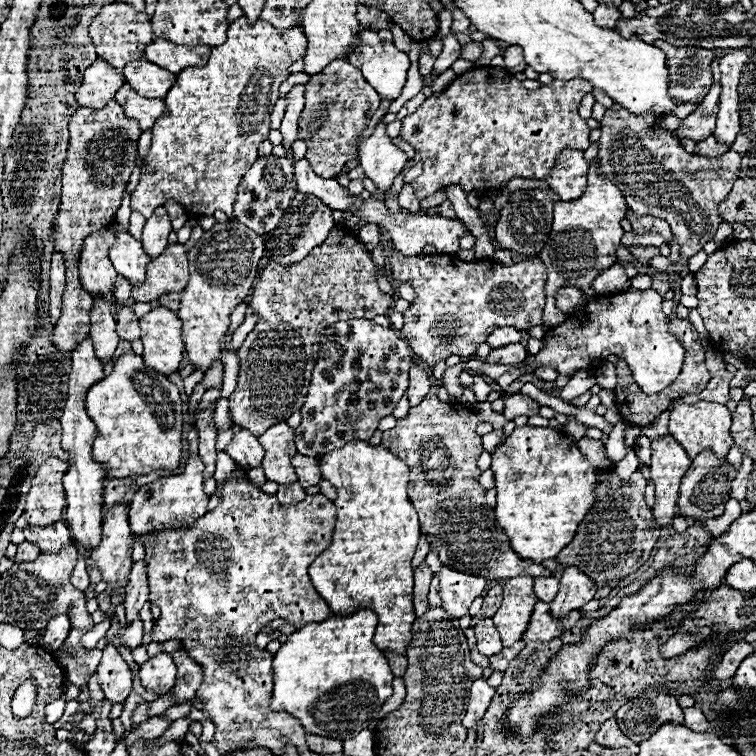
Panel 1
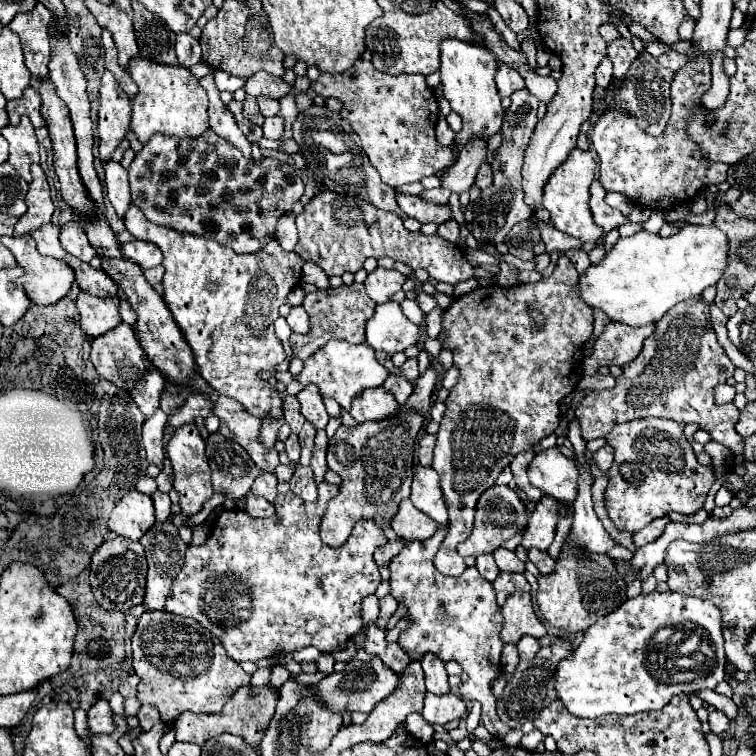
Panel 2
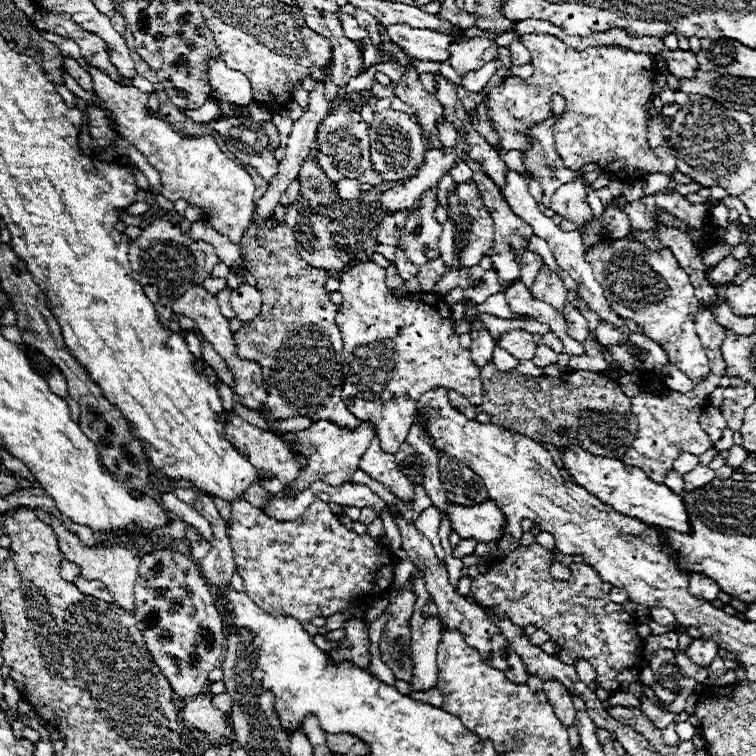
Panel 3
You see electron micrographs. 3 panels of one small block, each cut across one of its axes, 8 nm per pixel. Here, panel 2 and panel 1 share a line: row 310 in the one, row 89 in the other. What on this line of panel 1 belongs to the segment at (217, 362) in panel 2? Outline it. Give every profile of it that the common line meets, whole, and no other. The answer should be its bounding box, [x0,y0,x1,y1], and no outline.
[132,16,306,218]

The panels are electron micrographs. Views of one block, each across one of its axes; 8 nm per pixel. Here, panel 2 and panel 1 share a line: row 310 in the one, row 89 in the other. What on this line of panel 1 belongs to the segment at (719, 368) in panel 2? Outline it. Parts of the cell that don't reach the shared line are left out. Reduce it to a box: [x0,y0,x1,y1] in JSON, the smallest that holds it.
[654,40,714,104]

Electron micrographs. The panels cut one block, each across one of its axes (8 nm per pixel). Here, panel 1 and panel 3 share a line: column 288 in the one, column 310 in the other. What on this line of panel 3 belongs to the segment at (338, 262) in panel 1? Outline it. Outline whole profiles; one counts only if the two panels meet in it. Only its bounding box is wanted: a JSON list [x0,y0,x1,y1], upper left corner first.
[234,222,358,426]

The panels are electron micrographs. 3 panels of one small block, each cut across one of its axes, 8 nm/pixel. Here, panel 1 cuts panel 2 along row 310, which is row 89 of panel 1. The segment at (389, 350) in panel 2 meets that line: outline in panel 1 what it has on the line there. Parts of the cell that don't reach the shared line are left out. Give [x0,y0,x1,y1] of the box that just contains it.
[348,30,410,100]

